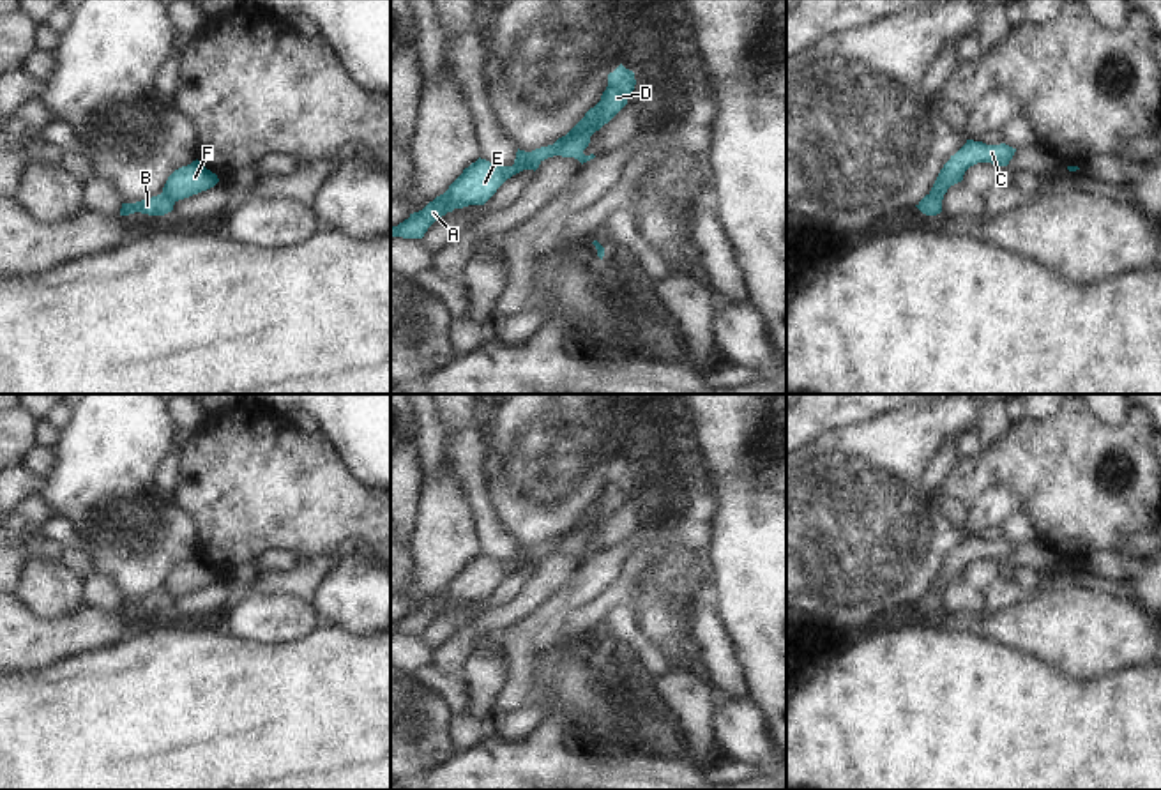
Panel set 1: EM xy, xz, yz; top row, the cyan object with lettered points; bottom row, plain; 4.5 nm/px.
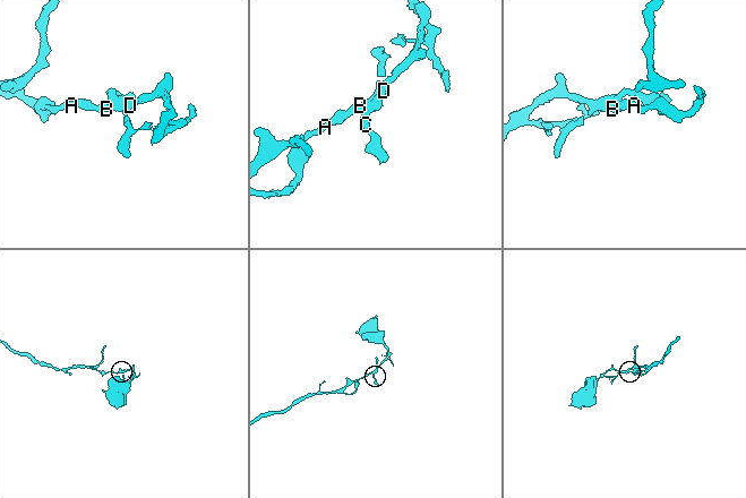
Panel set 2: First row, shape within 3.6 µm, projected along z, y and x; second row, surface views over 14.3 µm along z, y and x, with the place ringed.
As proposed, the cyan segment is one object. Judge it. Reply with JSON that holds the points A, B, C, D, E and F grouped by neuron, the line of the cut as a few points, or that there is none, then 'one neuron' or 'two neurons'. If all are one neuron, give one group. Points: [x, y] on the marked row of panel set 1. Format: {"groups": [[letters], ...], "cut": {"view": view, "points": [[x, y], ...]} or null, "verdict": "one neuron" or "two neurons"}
{"groups": [["A", "B", "E"], ["C", "D", "F"]], "cut": {"view": "xz", "points": [[601, 101], [598, 121], [569, 135], [561, 144], [557, 154]]}, "verdict": "two neurons"}

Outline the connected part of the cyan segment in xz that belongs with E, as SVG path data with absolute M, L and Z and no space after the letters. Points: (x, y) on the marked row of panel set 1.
M601 101L590 108L585 117L553 145L535 148L532 152L520 150L512 166L497 166L486 159L477 159L449 186L449 189L429 201L422 210L410 214L408 219L398 226L391 226L391 239L422 239L428 228L447 212L468 205L484 205L497 189L512 175L523 170L537 170L539 164L553 156L558 156L560 143L569 136L585 131L597 124Z

